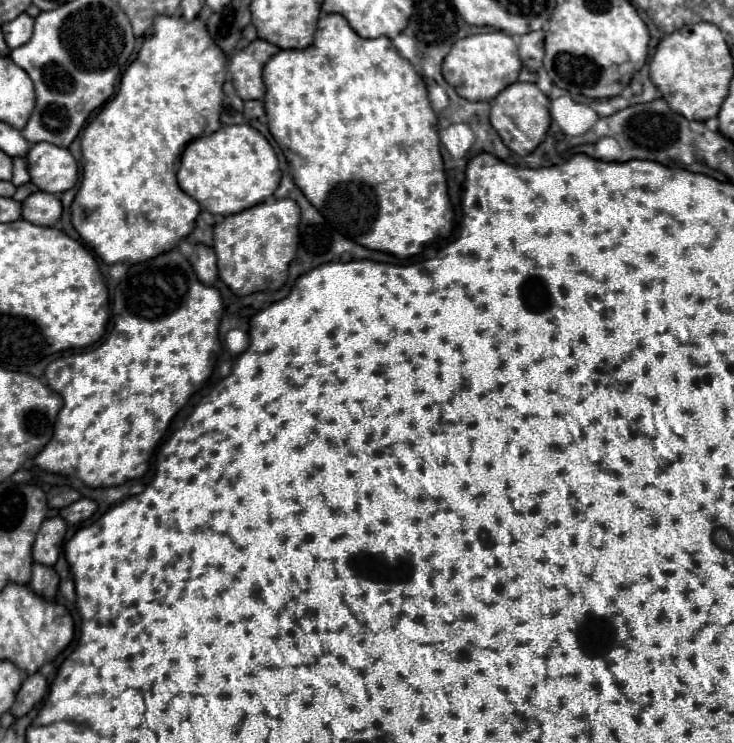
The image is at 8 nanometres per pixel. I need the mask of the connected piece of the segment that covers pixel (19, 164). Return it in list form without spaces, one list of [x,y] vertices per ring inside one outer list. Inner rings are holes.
[[[15,158],[13,164],[15,164],[15,170],[13,170],[13,180],[11,180],[11,184],[19,188],[19,186],[23,186],[23,184],[29,182],[29,174],[27,174],[27,170],[25,170],[25,158]]]

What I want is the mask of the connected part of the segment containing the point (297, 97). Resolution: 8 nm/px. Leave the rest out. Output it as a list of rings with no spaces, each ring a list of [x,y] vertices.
[[[323,14],[317,24],[315,40],[305,50],[281,50],[275,54],[263,68],[263,82],[267,86],[265,92],[265,112],[269,120],[269,132],[279,144],[281,152],[285,154],[295,184],[301,188],[305,198],[325,216],[325,220],[341,232],[345,238],[379,252],[389,252],[399,258],[411,258],[417,256],[429,242],[433,242],[437,236],[449,236],[453,228],[453,208],[447,194],[447,182],[445,182],[445,168],[439,152],[439,136],[437,136],[437,116],[431,108],[431,102],[427,98],[427,86],[423,78],[415,72],[415,68],[405,60],[389,38],[379,36],[373,40],[361,38],[351,26],[341,18],[339,14]]]

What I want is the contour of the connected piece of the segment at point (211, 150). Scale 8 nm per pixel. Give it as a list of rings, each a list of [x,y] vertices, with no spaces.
[[[239,124],[221,126],[217,132],[193,140],[181,156],[177,180],[181,190],[195,198],[203,210],[229,216],[273,196],[281,180],[281,170],[277,154],[267,138],[253,126]]]

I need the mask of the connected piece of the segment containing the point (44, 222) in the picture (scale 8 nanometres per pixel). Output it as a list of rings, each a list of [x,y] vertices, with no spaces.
[[[35,192],[31,194],[21,206],[21,216],[23,220],[37,224],[37,226],[51,226],[53,222],[59,220],[61,216],[61,202],[53,198],[55,194],[45,194],[45,192]]]

